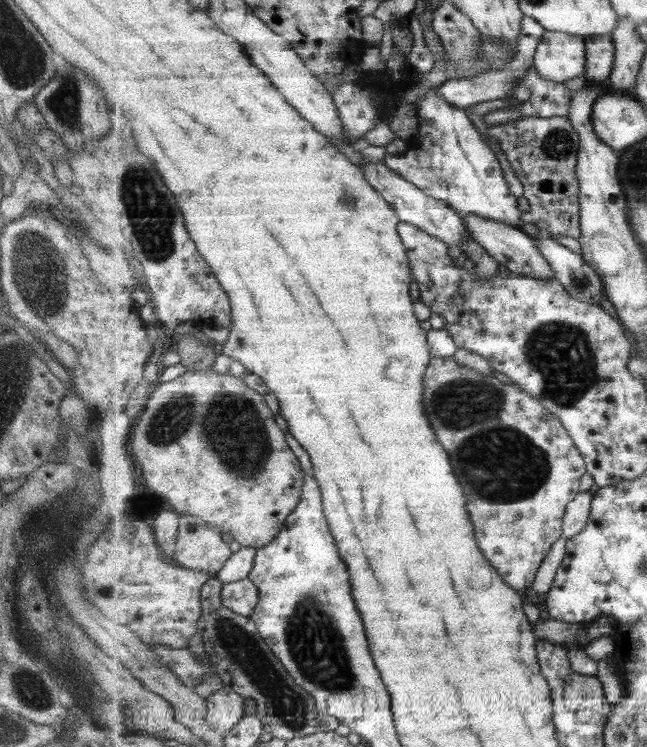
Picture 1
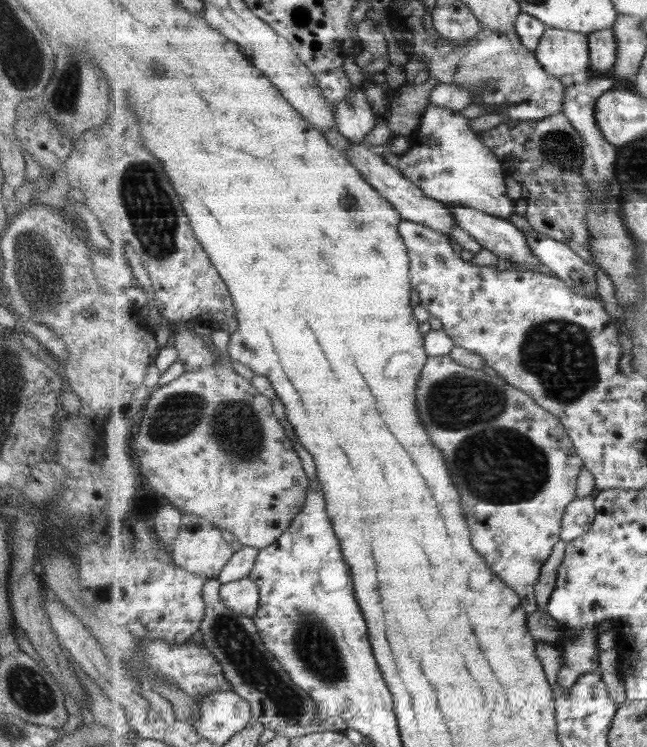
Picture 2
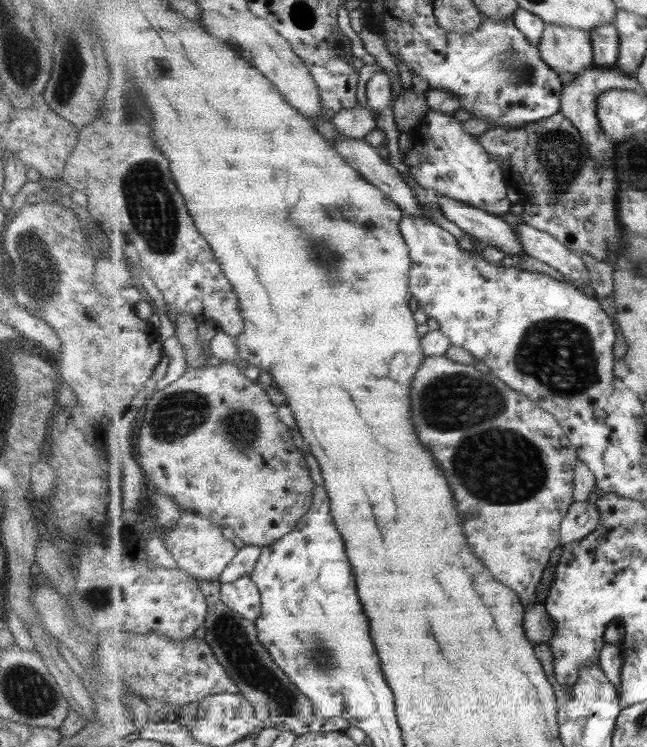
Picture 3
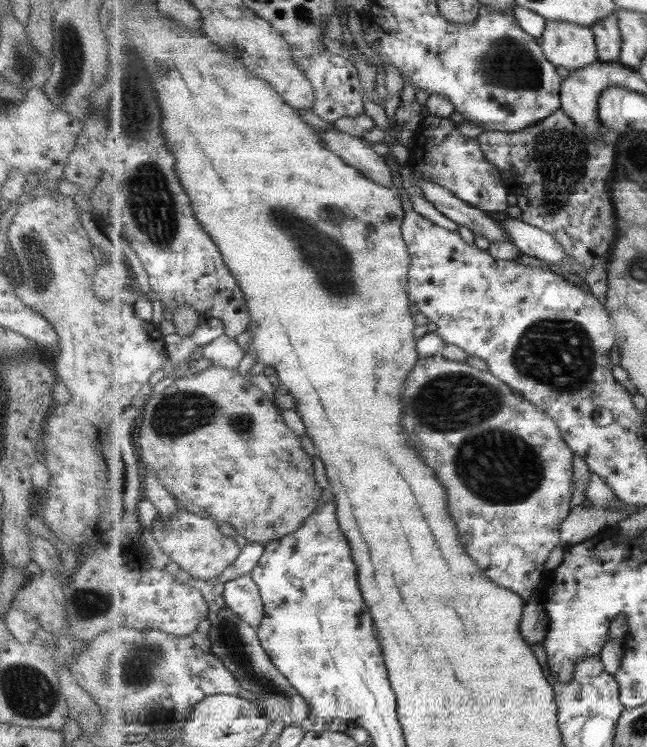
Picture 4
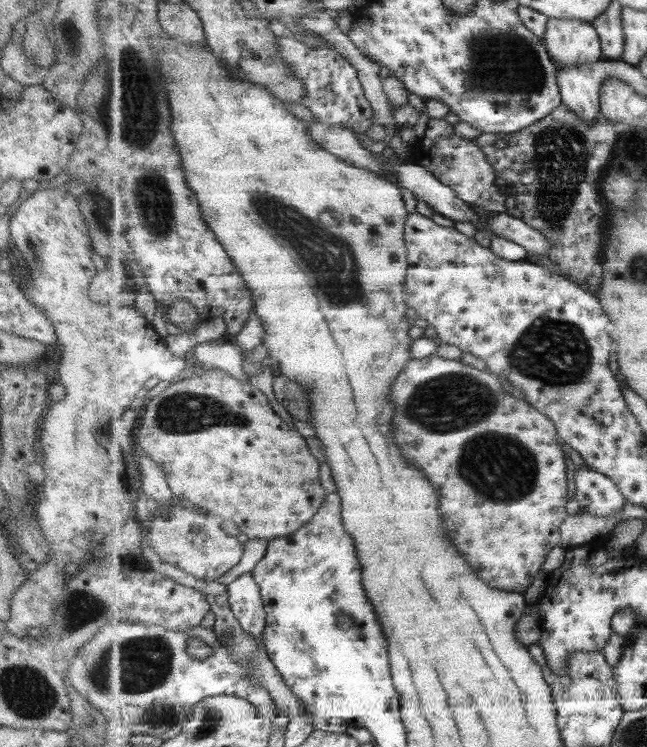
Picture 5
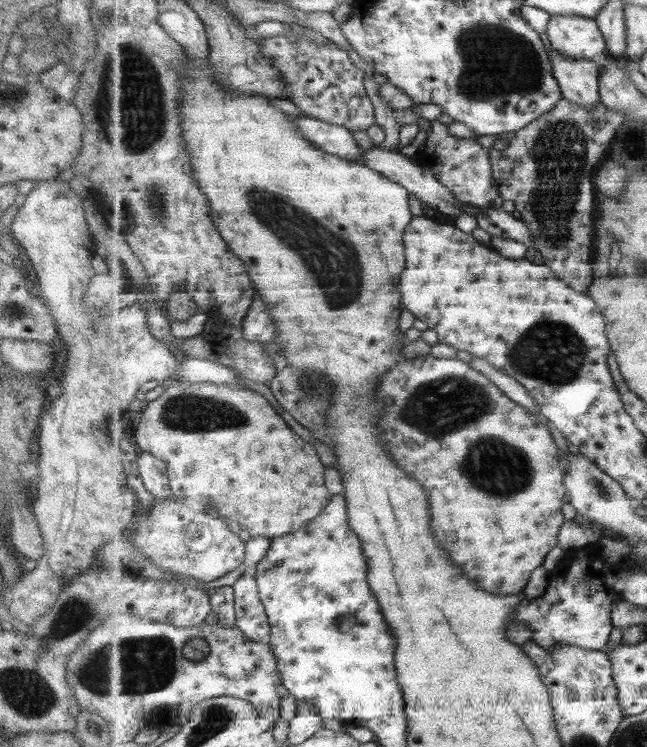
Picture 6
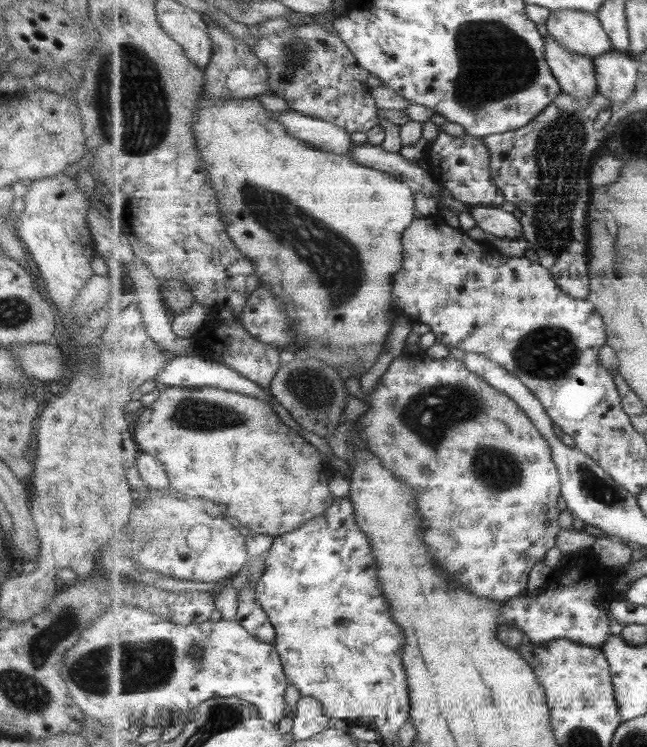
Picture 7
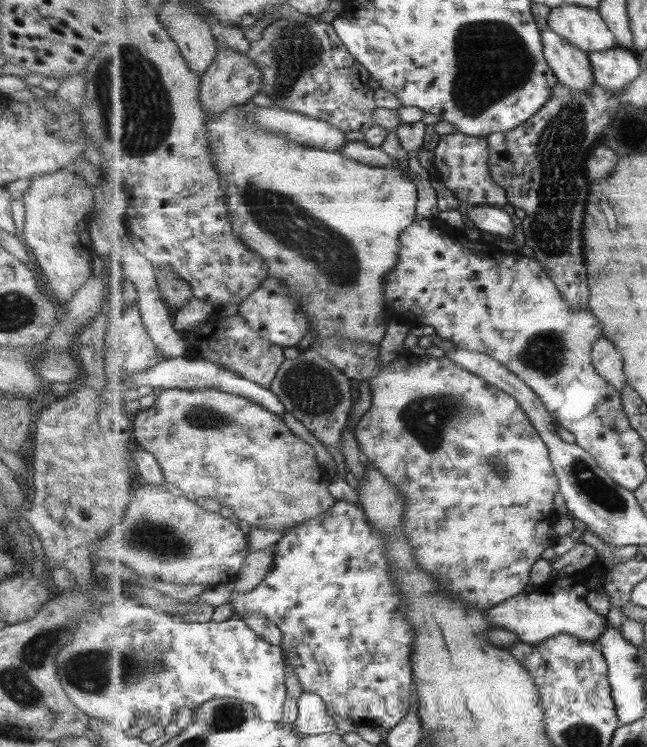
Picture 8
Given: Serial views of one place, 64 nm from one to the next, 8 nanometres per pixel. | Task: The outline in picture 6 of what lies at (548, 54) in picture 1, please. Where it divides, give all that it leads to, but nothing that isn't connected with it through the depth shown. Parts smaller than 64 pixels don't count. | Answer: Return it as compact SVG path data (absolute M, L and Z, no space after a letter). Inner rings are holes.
M552 15L547 36L551 48L573 59L602 60L607 53L607 41L594 18Z

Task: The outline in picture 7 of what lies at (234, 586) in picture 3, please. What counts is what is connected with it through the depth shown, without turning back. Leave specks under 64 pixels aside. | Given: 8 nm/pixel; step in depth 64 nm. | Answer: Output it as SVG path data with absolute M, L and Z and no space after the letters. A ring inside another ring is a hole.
M249 582L239 590L237 621L263 642L275 643L277 640L275 625L263 610L263 606L257 602L257 582Z

